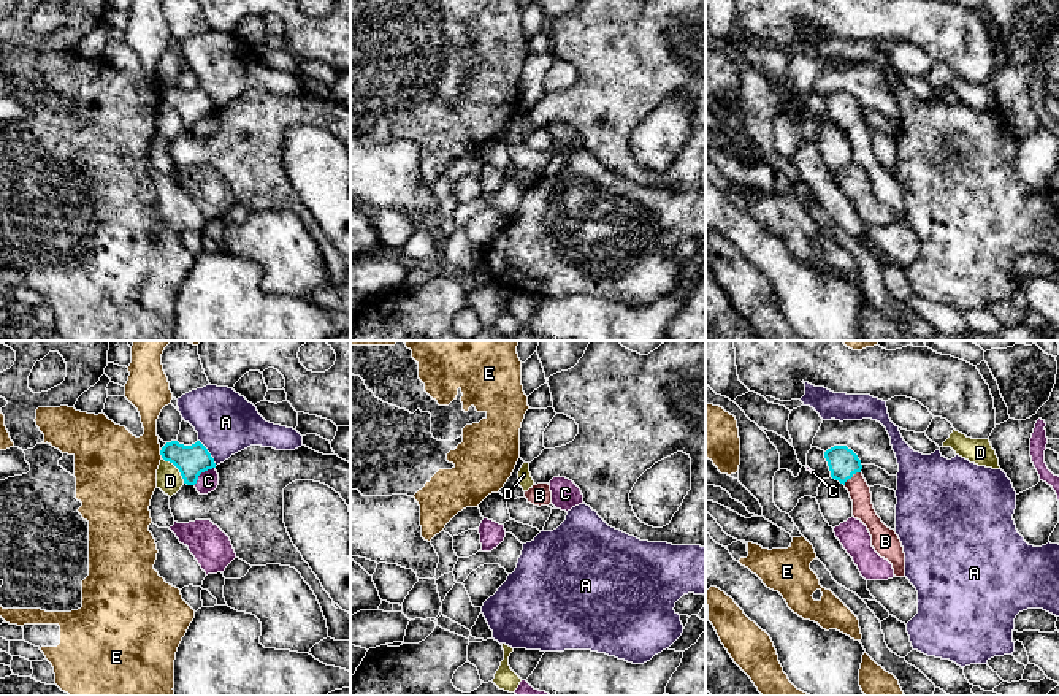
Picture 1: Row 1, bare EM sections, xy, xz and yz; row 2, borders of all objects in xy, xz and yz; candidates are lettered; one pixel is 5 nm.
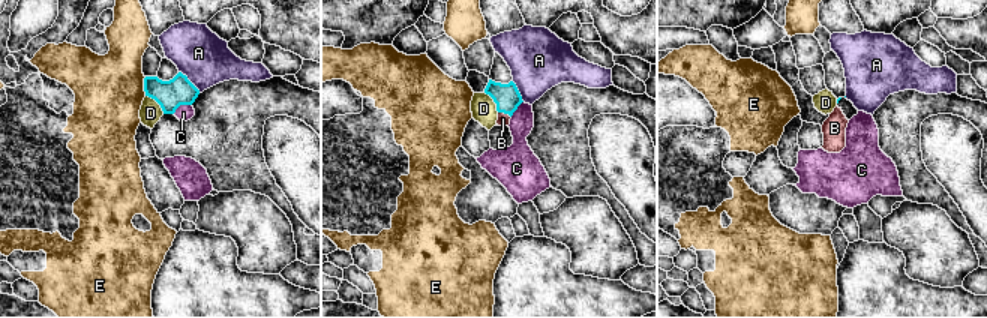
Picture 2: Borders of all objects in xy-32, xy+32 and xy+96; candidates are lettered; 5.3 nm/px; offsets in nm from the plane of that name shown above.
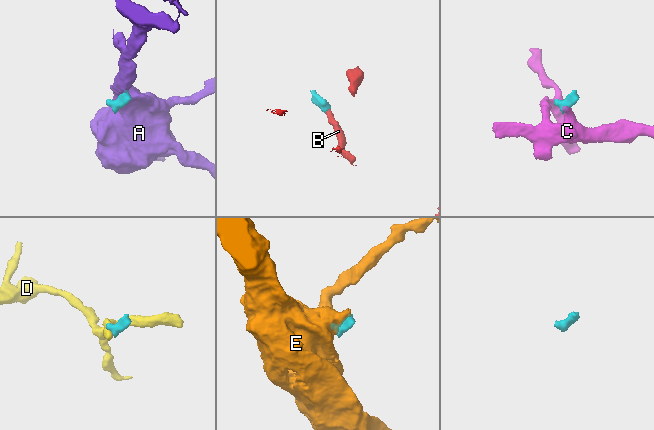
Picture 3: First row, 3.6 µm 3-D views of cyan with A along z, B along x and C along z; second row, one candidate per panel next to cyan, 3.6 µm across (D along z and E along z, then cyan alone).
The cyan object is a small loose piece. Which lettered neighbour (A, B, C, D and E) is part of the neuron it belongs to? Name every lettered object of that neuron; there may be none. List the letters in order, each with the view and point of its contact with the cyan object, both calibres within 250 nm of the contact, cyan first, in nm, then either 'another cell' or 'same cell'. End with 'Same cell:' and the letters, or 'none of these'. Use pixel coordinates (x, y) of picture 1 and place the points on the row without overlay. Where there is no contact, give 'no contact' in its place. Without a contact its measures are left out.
A: meets cyan in xy at (208, 97); 160 nm thick on the cyan side, 300 nm on the other; another cell
B: meets cyan in yz at (852, 121); 150 nm thick on the cyan side, 110 nm on the other; same cell
C: meets cyan in xy at (202, 116); 160 nm thick on the cyan side, 110 nm on the other; another cell
D: meets cyan in xy at (176, 111); 160 nm thick on the cyan side, 130 nm on the other; another cell
E: meets cyan in xy at (160, 99); 160 nm thick on the cyan side, 420 nm on the other; another cell
Same cell: B

